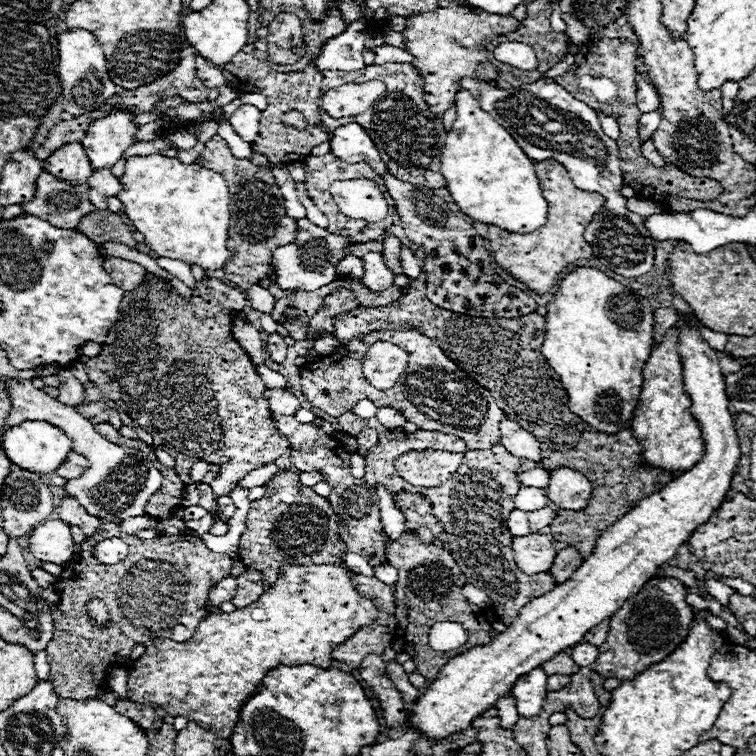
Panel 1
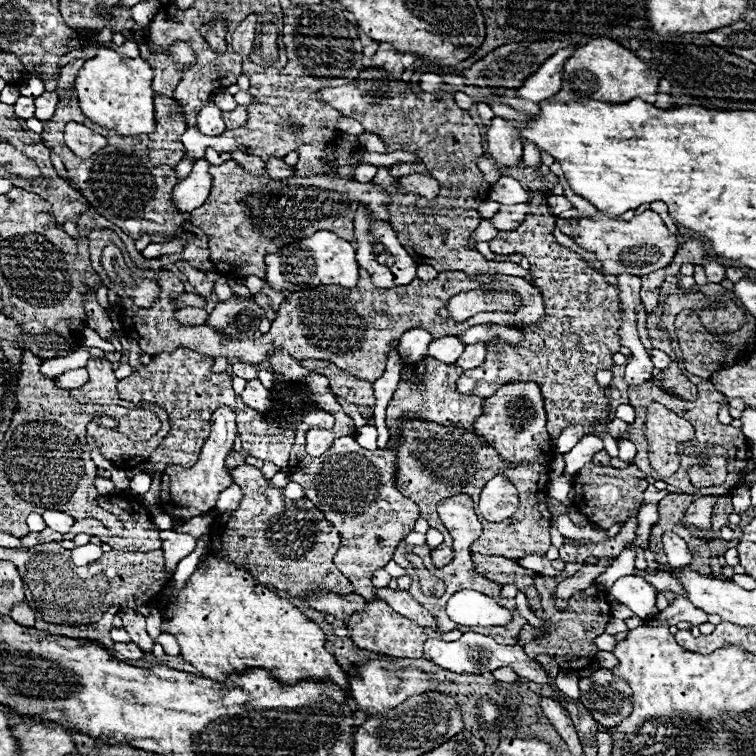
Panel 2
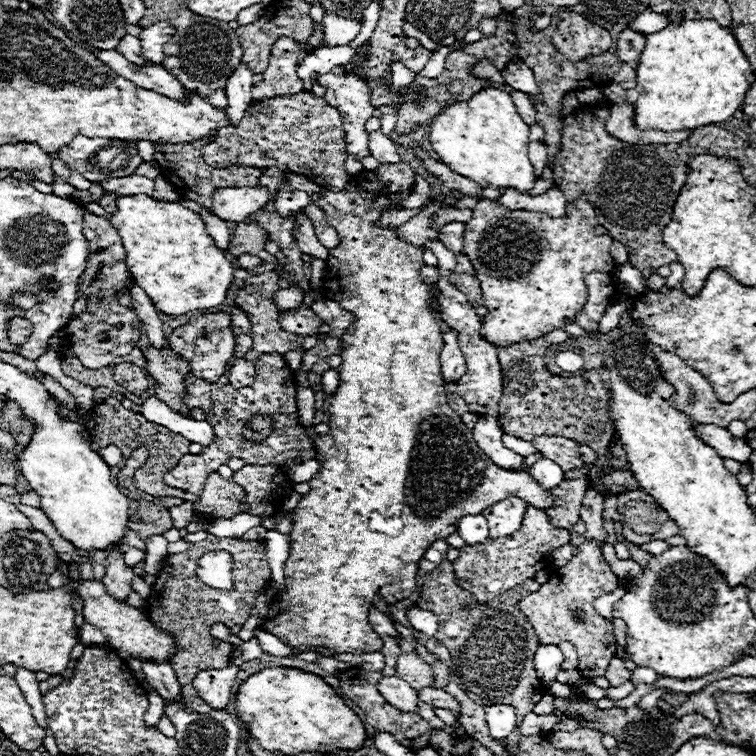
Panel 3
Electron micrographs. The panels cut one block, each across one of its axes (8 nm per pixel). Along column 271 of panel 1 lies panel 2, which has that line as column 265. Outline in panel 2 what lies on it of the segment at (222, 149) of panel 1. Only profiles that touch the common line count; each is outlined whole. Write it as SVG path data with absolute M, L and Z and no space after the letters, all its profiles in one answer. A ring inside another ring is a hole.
M226 160L220 166L210 164L210 176L212 176L212 188L206 202L196 208L190 214L190 222L194 226L200 226L204 234L208 236L210 244L210 262L216 266L218 272L226 274L232 280L244 280L246 276L266 276L266 264L264 258L270 252L278 252L290 242L296 242L298 238L306 238L314 234L316 230L330 230L348 242L354 240L354 210L358 204L366 204L366 208L372 208L378 204L378 200L386 200L386 190L374 186L372 182L360 184L350 178L332 178L332 176L298 176L292 174L286 180L272 180L268 174L250 174L234 160Z

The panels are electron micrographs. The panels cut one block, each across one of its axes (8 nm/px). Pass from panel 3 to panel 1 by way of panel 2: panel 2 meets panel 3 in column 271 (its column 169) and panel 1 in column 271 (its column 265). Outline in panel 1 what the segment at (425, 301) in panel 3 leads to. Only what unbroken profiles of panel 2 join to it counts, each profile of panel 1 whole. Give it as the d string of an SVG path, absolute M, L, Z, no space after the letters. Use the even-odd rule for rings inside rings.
M282 564L282 574L278 580L250 606L236 608L230 614L208 614L186 642L174 642L170 638L146 642L146 652L128 668L128 700L140 704L160 704L170 716L186 716L188 720L198 722L204 730L210 730L220 738L228 738L238 722L240 708L256 692L268 670L280 664L312 664L318 668L332 668L332 650L346 642L362 626L374 624L378 614L380 610L374 606L374 602L356 592L350 568L334 564Z

